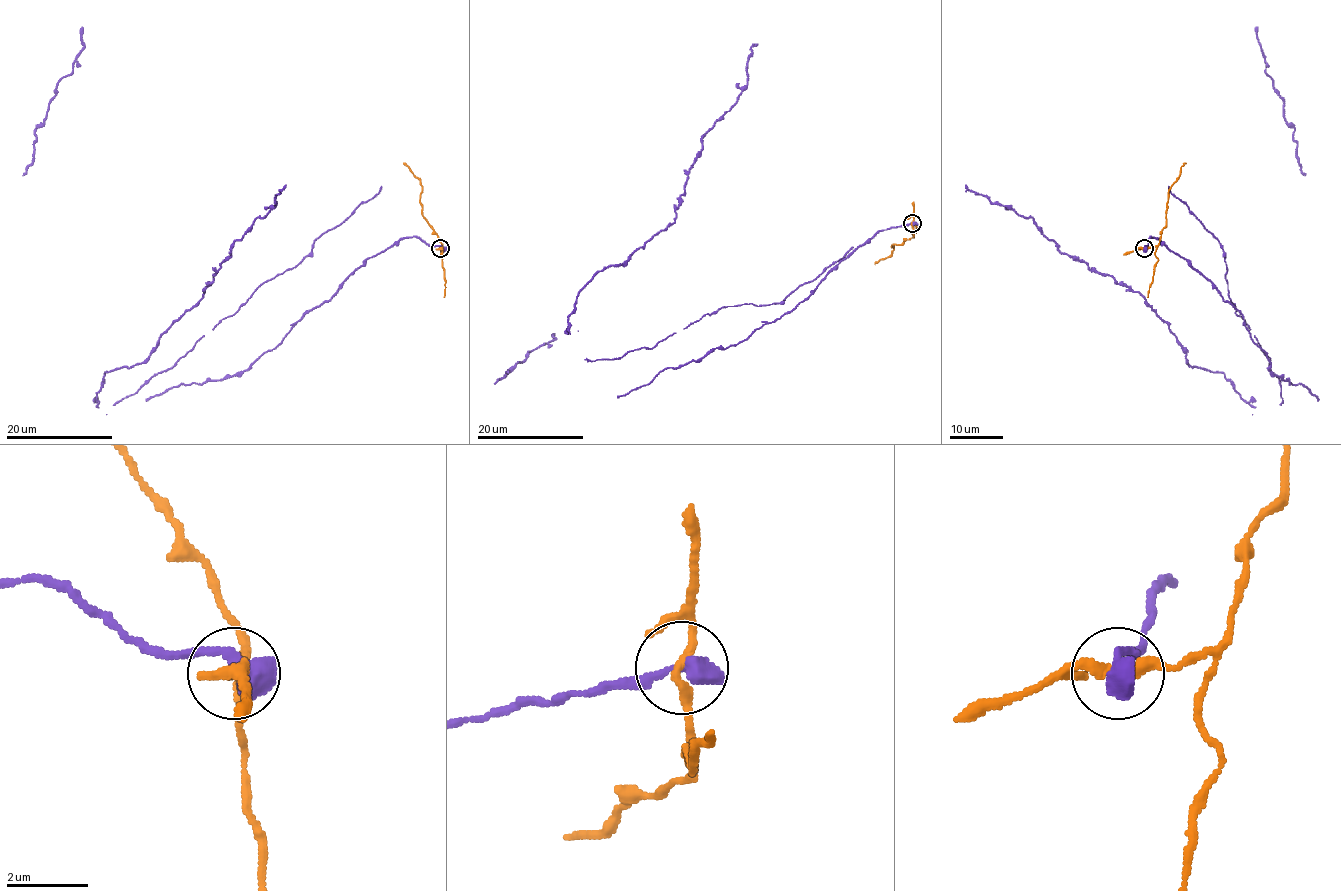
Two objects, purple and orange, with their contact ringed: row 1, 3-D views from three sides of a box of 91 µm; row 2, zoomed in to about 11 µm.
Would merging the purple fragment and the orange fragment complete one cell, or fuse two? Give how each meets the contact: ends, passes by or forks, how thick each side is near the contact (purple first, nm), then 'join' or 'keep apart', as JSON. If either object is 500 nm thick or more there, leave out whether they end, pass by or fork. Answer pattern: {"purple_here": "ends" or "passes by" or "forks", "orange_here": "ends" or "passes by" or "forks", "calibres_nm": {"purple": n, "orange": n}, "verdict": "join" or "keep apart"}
{"calibres_nm": {"purple": 600, "orange": 240}, "verdict": "keep apart"}

